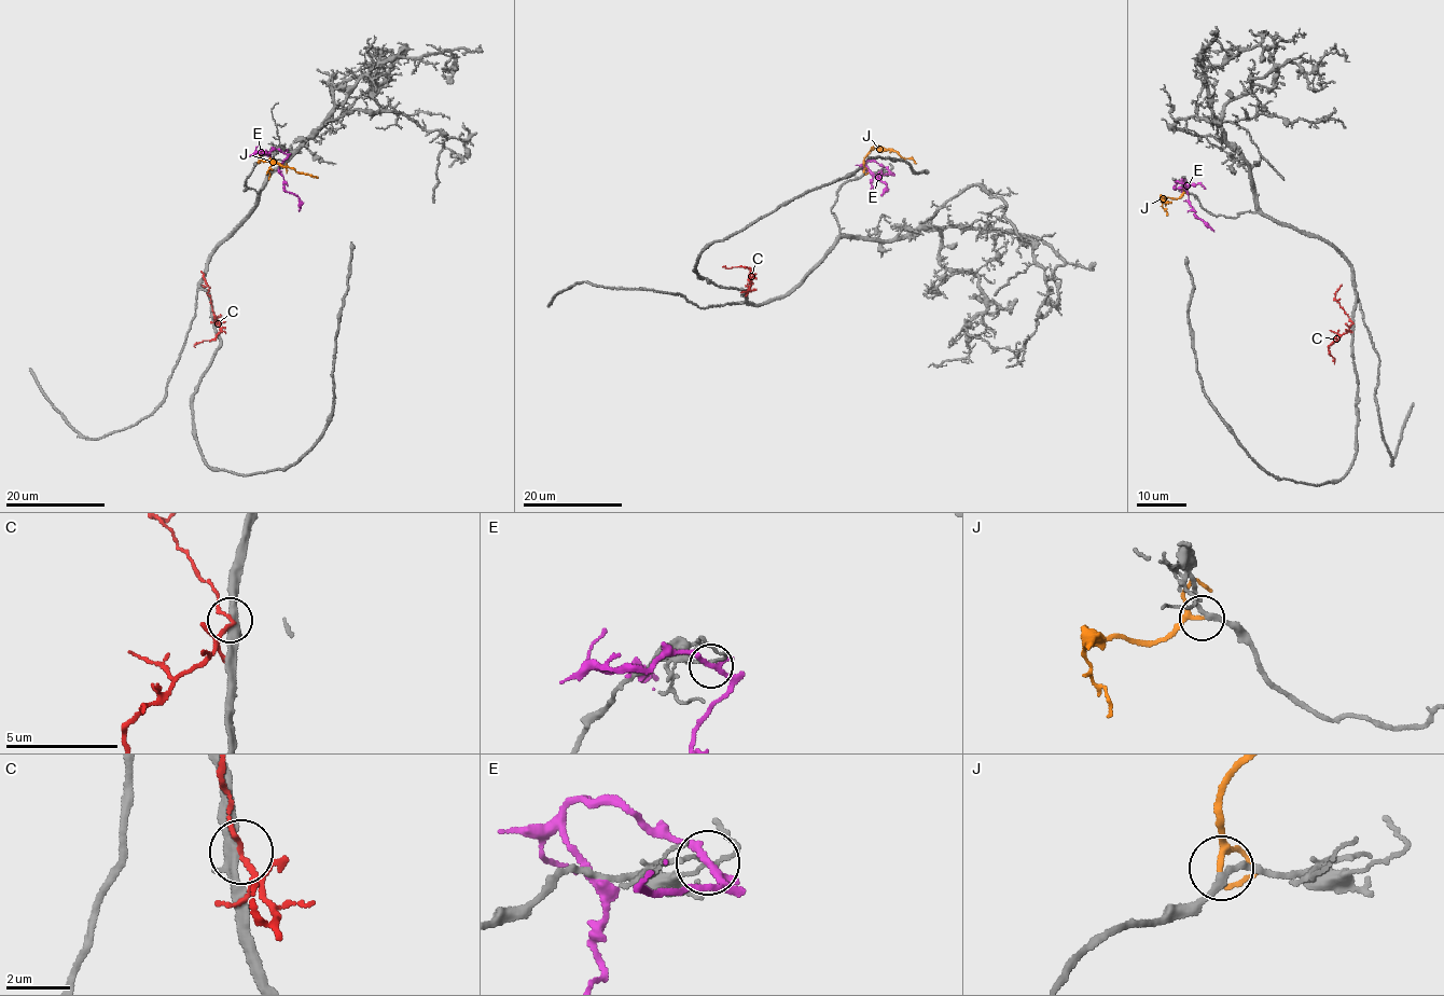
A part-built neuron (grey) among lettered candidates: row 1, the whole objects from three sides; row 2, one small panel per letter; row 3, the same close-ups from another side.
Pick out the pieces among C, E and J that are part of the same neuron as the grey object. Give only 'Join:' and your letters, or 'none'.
Join: J

